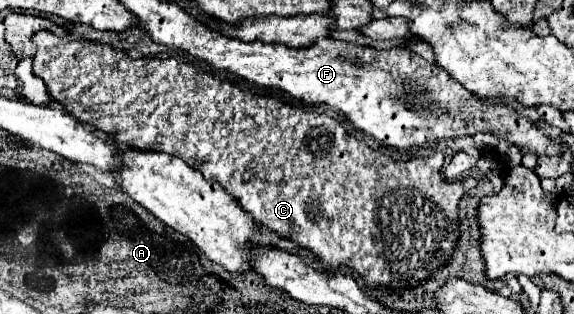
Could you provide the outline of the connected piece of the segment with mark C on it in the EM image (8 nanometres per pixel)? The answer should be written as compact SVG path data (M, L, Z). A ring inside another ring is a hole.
M40 31L34 35L34 45L38 47L36 55L34 55L34 75L40 77L52 99L56 99L58 103L64 105L64 109L76 117L82 123L92 125L94 129L106 133L108 137L112 137L116 143L126 143L132 149L138 151L162 151L162 153L170 153L180 157L184 163L188 163L192 169L200 171L204 177L212 177L216 179L222 187L226 187L226 191L230 191L234 197L240 199L242 207L262 225L266 225L268 229L280 233L282 237L300 243L302 247L310 249L320 263L324 265L326 271L336 269L336 267L352 267L354 271L358 271L364 279L368 289L374 287L374 283L386 283L386 287L410 287L410 283L422 283L422 279L430 279L430 275L434 271L438 271L442 267L442 263L454 253L456 249L456 241L458 241L458 199L476 187L476 179L468 177L464 181L446 181L440 173L442 163L444 163L444 155L442 153L434 153L432 157L414 157L410 161L388 161L388 159L378 159L376 151L372 151L366 143L354 139L352 135L348 135L344 131L344 127L334 121L332 117L326 115L316 115L316 113L306 113L298 107L290 107L274 97L268 95L256 95L256 93L246 93L240 91L238 87L234 87L228 81L220 81L218 77L198 71L194 65L178 61L174 57L170 59L118 59L116 53L110 49L108 53L104 51L104 47L94 45L90 41L80 41L80 39L66 39L66 37L56 37L50 31Z

